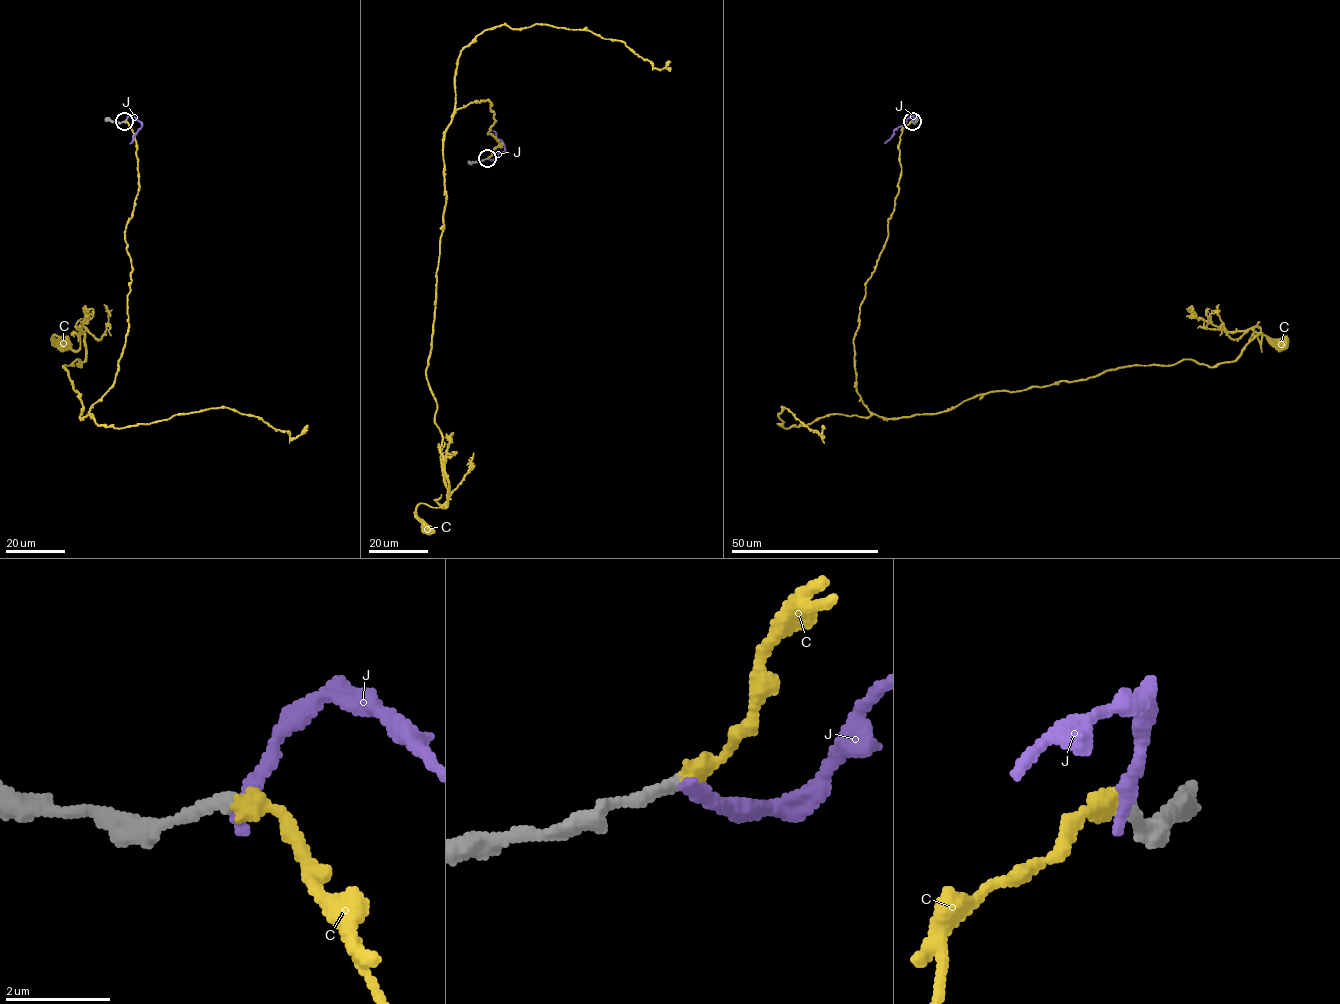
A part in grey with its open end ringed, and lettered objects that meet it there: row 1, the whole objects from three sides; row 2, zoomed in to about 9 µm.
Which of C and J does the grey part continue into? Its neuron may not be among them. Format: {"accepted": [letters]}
{"accepted": ["C"]}

